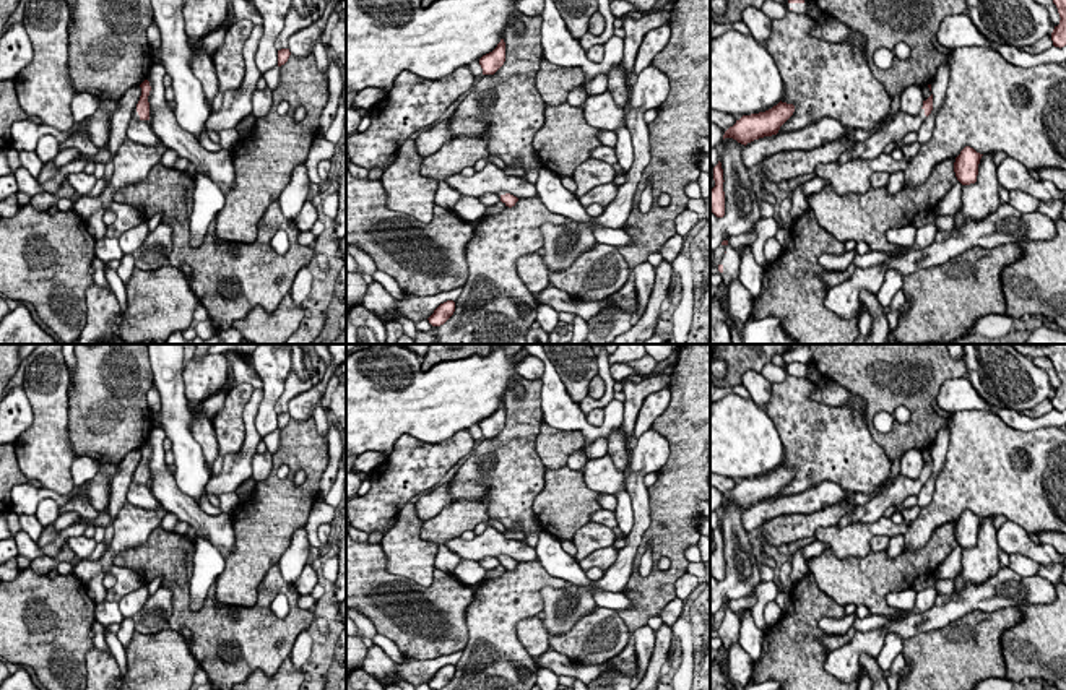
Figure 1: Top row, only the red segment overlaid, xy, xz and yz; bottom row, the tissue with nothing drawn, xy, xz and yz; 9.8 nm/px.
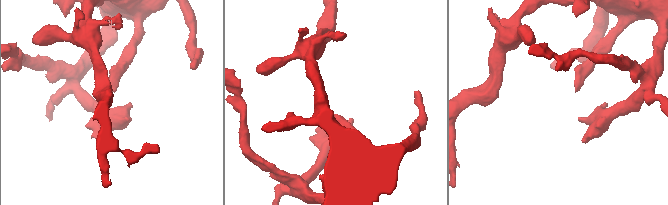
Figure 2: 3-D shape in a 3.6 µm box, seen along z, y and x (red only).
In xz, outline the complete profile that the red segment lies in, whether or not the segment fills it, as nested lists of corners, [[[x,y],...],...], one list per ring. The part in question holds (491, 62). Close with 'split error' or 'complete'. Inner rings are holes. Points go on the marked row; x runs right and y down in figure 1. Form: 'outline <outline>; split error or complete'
outline [[[500,39],[497,47],[479,58],[483,75],[494,75],[505,62],[505,42]]]; complete

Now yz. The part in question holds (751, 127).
outline [[[780,101],[765,112],[743,115],[733,127],[725,132],[723,140],[733,138],[746,146],[754,140],[777,135],[780,127],[793,115],[793,112],[793,104]]]; complete

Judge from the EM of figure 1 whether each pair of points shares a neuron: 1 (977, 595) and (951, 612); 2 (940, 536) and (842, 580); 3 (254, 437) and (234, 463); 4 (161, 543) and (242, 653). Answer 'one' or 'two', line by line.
1: one
2: one
3: one
4: one

